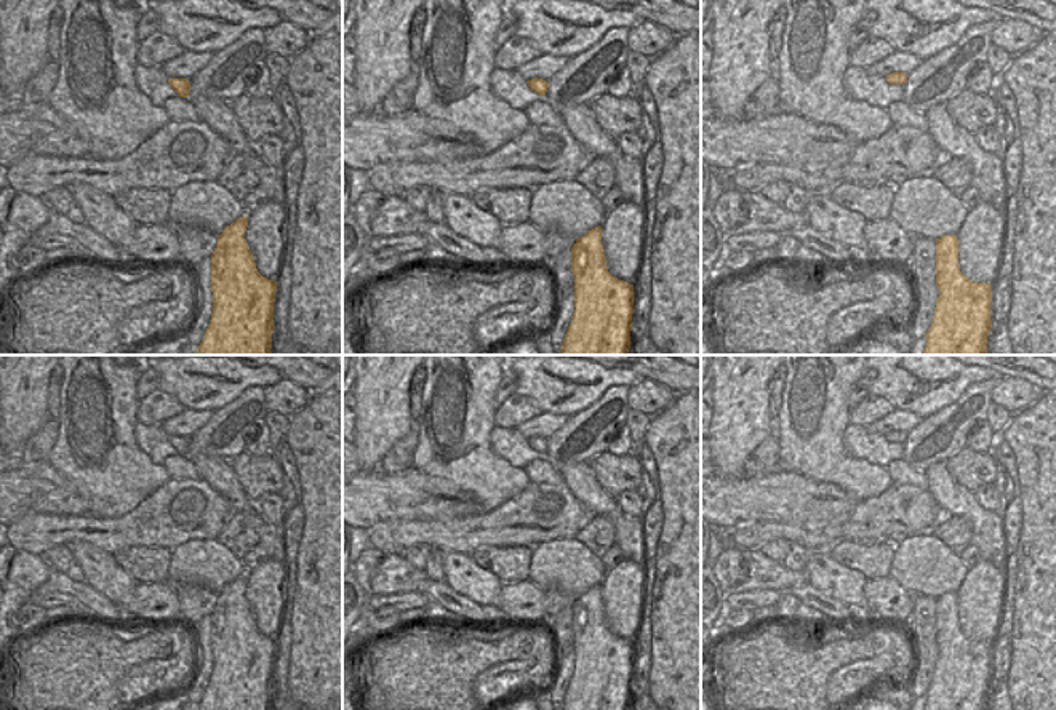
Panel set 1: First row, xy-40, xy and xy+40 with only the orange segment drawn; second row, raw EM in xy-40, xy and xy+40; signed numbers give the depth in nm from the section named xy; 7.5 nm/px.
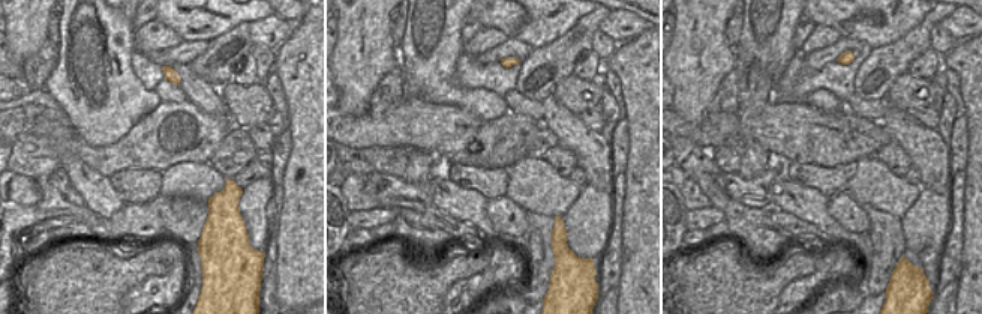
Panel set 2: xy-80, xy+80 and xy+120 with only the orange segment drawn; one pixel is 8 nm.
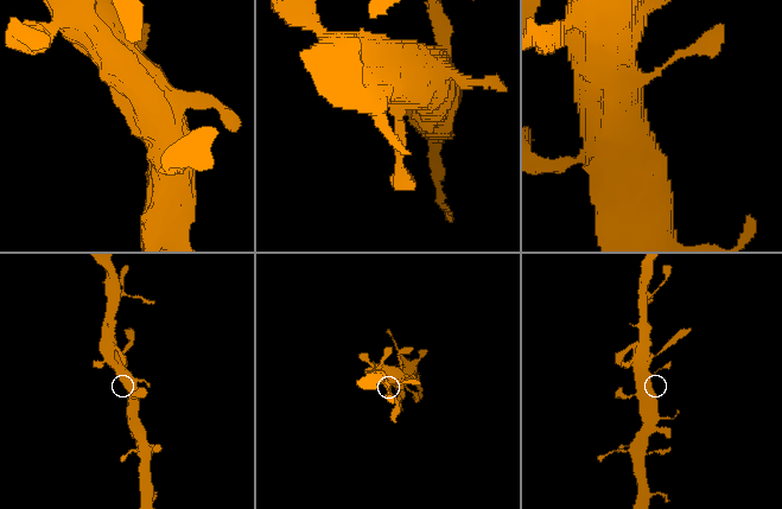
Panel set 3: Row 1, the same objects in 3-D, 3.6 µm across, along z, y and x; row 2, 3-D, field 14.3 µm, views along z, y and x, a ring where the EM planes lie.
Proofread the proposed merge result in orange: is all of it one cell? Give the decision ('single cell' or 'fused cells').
single cell

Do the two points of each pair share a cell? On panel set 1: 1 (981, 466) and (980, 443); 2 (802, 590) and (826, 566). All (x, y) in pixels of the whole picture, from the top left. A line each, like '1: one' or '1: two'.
1: two
2: two

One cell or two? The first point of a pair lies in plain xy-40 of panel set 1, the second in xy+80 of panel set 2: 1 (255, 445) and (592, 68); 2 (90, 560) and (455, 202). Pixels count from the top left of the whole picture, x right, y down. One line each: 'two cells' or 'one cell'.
1: one cell
2: one cell

